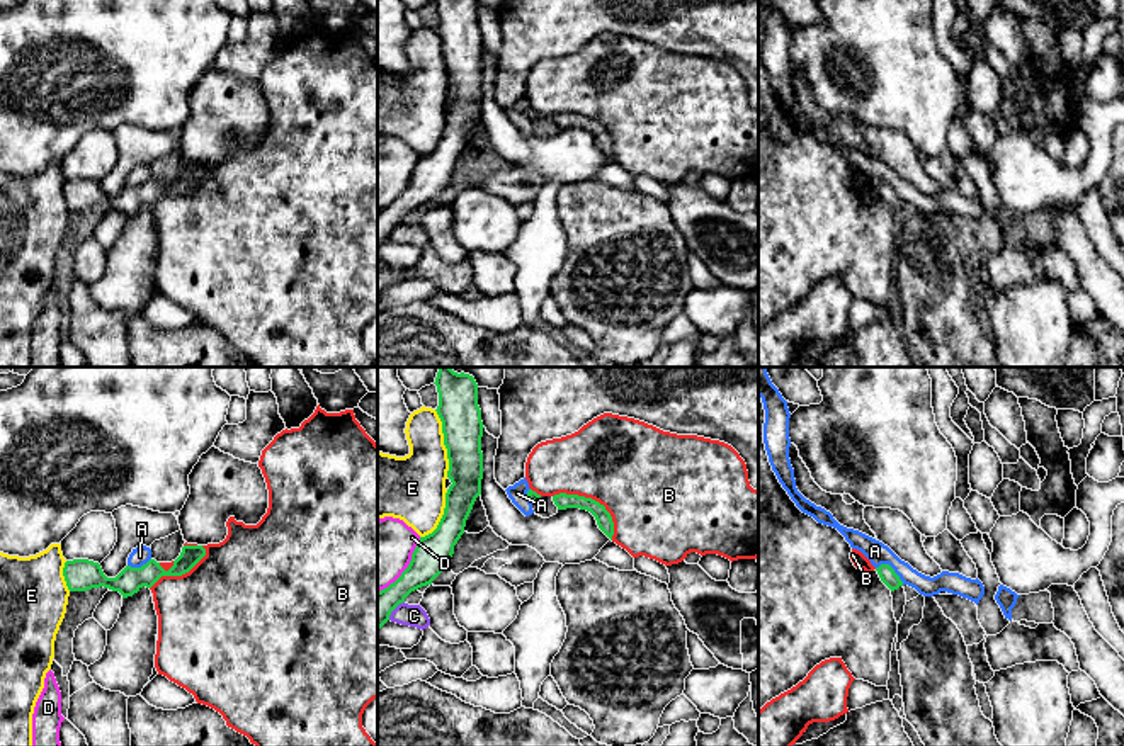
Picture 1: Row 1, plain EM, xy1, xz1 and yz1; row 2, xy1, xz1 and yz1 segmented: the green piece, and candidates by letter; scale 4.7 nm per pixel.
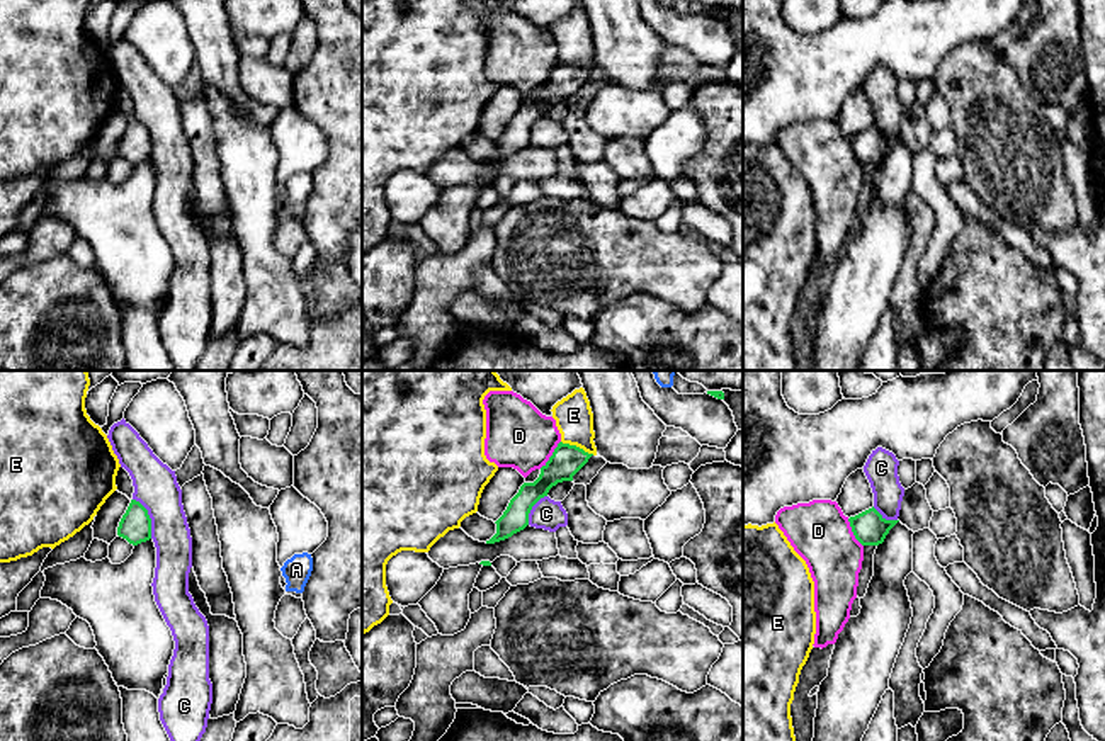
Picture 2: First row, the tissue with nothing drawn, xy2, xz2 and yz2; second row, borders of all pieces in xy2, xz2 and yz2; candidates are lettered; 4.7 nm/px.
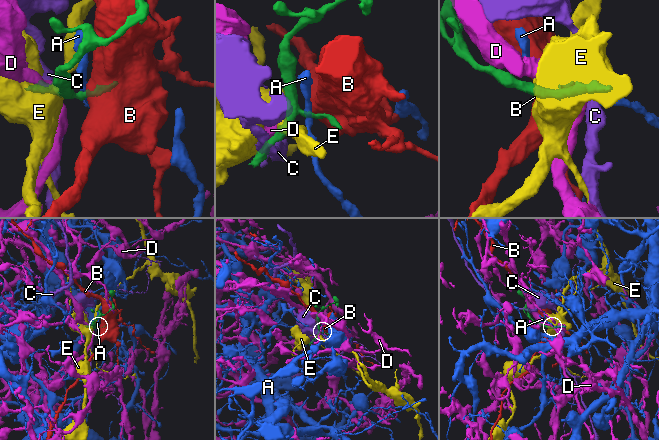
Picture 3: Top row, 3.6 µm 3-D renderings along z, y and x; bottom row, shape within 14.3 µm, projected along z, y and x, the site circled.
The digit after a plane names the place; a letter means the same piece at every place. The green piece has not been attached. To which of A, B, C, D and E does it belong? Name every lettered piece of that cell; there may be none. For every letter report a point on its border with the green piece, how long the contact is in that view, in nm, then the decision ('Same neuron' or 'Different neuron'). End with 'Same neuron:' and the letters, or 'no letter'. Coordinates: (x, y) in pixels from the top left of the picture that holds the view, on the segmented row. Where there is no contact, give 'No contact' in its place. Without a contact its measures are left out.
A: Touches green at yz1 (891, 568). Shared border 160 nm. Different neuron
B: Touches green at xz1 (594, 500). Shared border 360 nm. Different neuron
C: Touches green at xy2 (148, 517). Shared border 220 nm. Different neuron
D: Touches green at xz2 (553, 454). Shared border 170 nm. Different neuron
E: Touches green at xz1 (444, 444). Shared border 320 nm. Different neuron
Same neuron: no letter

